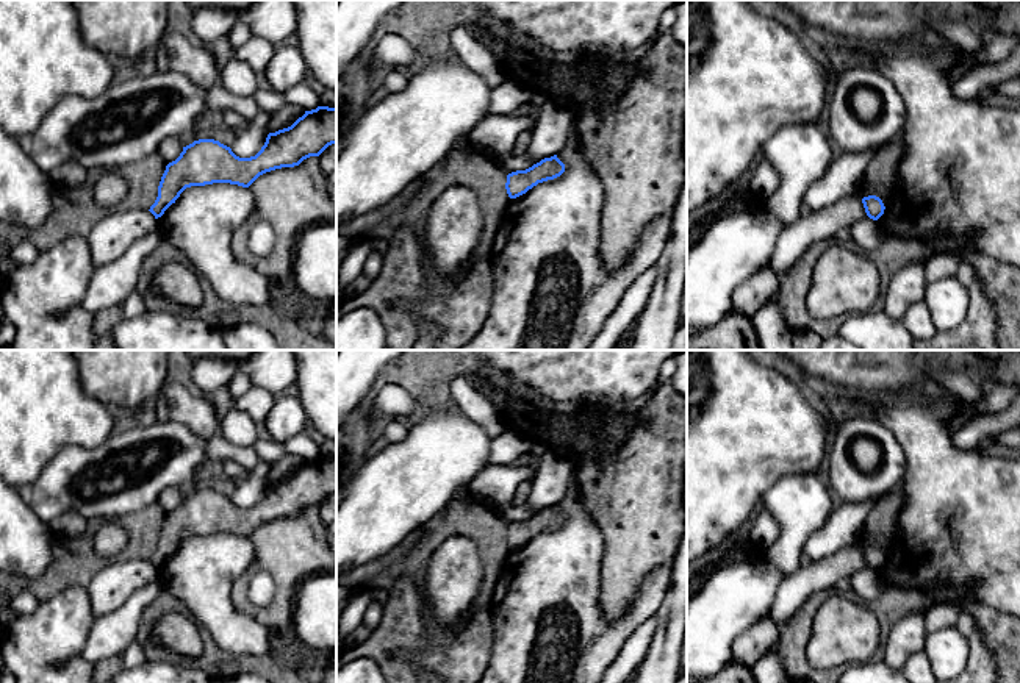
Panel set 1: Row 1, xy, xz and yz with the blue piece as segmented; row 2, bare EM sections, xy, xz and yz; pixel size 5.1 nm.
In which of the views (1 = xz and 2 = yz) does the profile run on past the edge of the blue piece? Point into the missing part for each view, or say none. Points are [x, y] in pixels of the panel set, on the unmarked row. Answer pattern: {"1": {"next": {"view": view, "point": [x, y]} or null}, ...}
{"1": {"next": null}, "2": {"next": null}}

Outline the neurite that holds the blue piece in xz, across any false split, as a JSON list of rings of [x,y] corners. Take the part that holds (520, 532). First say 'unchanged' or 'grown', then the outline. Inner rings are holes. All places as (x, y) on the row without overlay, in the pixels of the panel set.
unchanged; [[[544,508],[526,520],[516,520],[507,525],[505,539],[510,549],[526,544],[538,533],[554,530],[565,522],[565,514],[557,508]]]

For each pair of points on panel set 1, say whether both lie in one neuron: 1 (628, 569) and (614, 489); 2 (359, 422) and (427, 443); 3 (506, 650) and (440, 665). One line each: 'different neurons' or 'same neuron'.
1: same neuron
2: different neurons
3: different neurons

